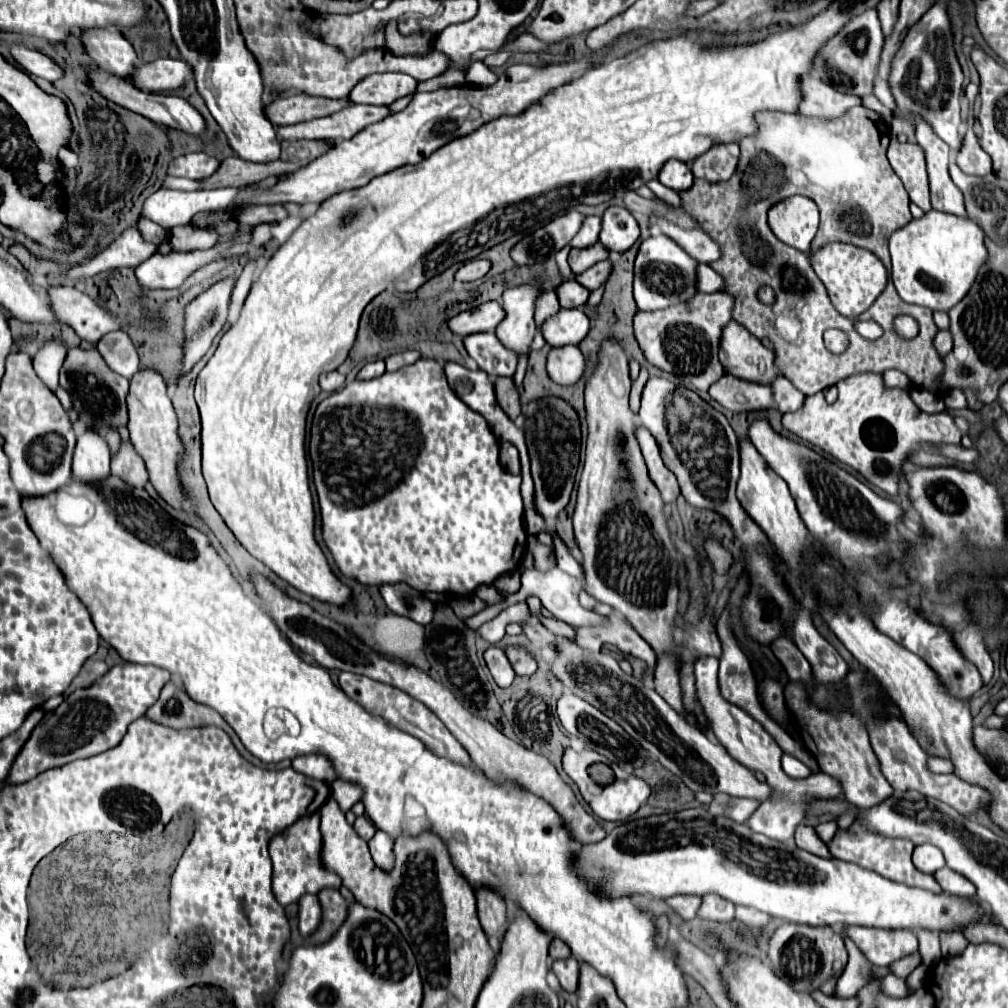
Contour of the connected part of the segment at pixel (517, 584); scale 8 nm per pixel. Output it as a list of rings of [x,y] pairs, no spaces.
[[[518,570],[501,575],[493,583],[498,591],[506,591],[509,594],[516,593],[521,587],[521,575]]]

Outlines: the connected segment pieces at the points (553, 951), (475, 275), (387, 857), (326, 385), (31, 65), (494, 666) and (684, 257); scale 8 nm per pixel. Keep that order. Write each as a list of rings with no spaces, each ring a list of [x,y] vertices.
[[[556,939],[556,941],[550,943],[550,957],[552,957],[552,959],[566,959],[566,957],[570,957],[570,955],[572,955],[572,953],[570,953],[570,949],[568,949],[568,945],[566,945],[564,941]]]
[[[474,259],[470,263],[466,263],[464,267],[458,269],[456,273],[456,279],[458,281],[476,281],[476,279],[482,279],[488,271],[490,271],[492,263],[488,259]]]
[[[376,831],[376,835],[370,839],[368,847],[370,847],[372,859],[374,859],[374,863],[378,867],[390,869],[394,865],[394,859],[392,859],[392,839],[390,839],[388,833]]]
[[[332,371],[332,373],[326,373],[326,375],[320,377],[320,387],[322,387],[322,391],[334,393],[334,391],[338,391],[342,385],[344,385],[344,375],[340,375],[338,371]]]
[[[12,45],[12,57],[16,59],[16,63],[20,67],[24,67],[28,73],[32,75],[38,75],[38,77],[44,77],[48,79],[50,83],[62,79],[66,73],[62,67],[58,67],[50,57],[38,53],[38,51],[32,51],[32,49],[26,49],[24,45]]]
[[[492,645],[492,647],[486,649],[484,659],[486,659],[486,665],[488,665],[494,681],[498,683],[498,687],[510,687],[514,677],[516,677],[516,673],[514,673],[504,649]]]
[[[652,235],[642,241],[636,267],[634,267],[634,299],[640,311],[656,311],[666,309],[670,305],[678,305],[688,301],[698,293],[698,261],[690,257],[676,241],[666,235]]]

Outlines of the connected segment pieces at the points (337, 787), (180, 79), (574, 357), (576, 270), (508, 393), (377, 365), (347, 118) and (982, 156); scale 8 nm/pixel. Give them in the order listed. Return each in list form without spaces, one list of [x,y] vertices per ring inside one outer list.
[[[336,779],[334,783],[330,783],[330,789],[332,789],[332,797],[338,801],[342,813],[350,811],[350,807],[352,807],[354,803],[358,803],[360,797],[362,797],[360,787],[358,787],[358,785],[350,785],[350,783],[346,783],[346,781],[338,781],[338,779]]]
[[[156,59],[146,65],[138,65],[134,71],[134,85],[142,91],[172,91],[184,87],[192,75],[192,67],[180,59]]]
[[[566,345],[552,349],[548,353],[548,373],[558,385],[574,385],[582,379],[586,371],[586,359],[576,345]]]
[[[596,243],[588,249],[572,249],[568,263],[572,267],[572,273],[580,275],[580,273],[584,273],[586,269],[590,269],[592,265],[596,265],[598,261],[604,261],[604,259],[608,259],[608,249],[602,243]]]
[[[510,377],[496,379],[496,399],[510,419],[516,419],[520,415],[520,395]]]
[[[374,361],[374,363],[366,363],[360,373],[358,373],[358,379],[366,381],[366,379],[376,379],[384,373],[384,361]]]
[[[350,103],[340,113],[312,119],[306,123],[296,123],[288,127],[278,127],[278,135],[282,139],[332,139],[344,141],[354,137],[358,131],[366,129],[372,123],[382,121],[384,117],[392,115],[390,107],[386,105],[356,105]]]
[[[968,127],[968,133],[964,137],[964,145],[960,153],[956,155],[956,165],[968,173],[968,175],[988,175],[992,171],[992,159],[990,155],[978,145],[978,137],[972,127]]]

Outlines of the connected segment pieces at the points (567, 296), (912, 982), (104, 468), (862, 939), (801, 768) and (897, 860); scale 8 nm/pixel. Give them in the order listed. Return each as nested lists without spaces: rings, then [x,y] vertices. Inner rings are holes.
[[[566,281],[566,283],[558,285],[556,293],[558,293],[558,301],[560,301],[560,305],[564,309],[582,307],[588,301],[588,297],[590,297],[590,289],[586,289],[578,281]]]
[[[918,965],[908,977],[906,977],[906,981],[908,981],[908,987],[910,987],[910,991],[916,991],[916,989],[920,989],[922,985],[924,985],[924,979],[926,979],[926,971],[928,971],[928,967],[924,967],[924,965]]]
[[[88,429],[78,437],[72,477],[84,485],[94,485],[110,477],[110,451],[102,435]]]
[[[846,927],[846,935],[878,967],[888,967],[894,961],[918,951],[918,937],[912,929],[900,931],[874,927]]]
[[[784,753],[784,757],[782,757],[782,769],[784,769],[790,777],[796,777],[796,779],[802,779],[802,777],[808,777],[808,775],[810,775],[810,769],[808,769],[802,761],[798,761],[796,757],[786,755],[786,753]]]
[[[852,823],[848,831],[838,829],[836,837],[828,843],[828,847],[830,847],[830,853],[836,859],[856,863],[856,865],[860,865],[864,869],[876,871],[878,875],[882,875],[886,879],[892,879],[896,883],[904,883],[908,887],[920,887],[920,889],[926,889],[926,891],[932,891],[932,893],[942,893],[942,887],[938,885],[938,881],[932,875],[926,875],[926,873],[918,871],[912,865],[912,849],[914,849],[914,845],[910,841],[906,841],[906,839],[886,839],[886,837],[880,837],[880,835],[874,835],[874,833],[866,831],[858,823]]]

